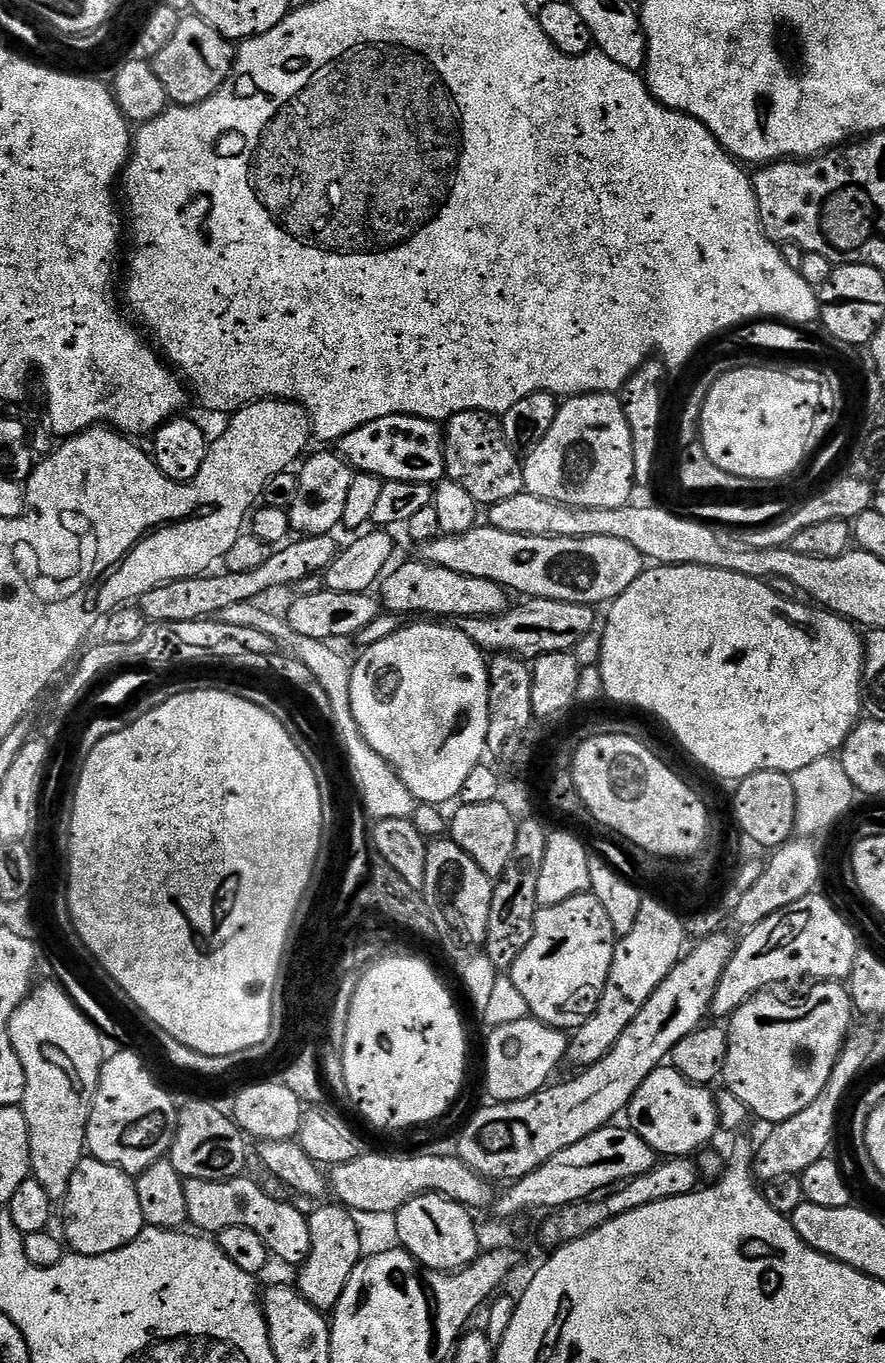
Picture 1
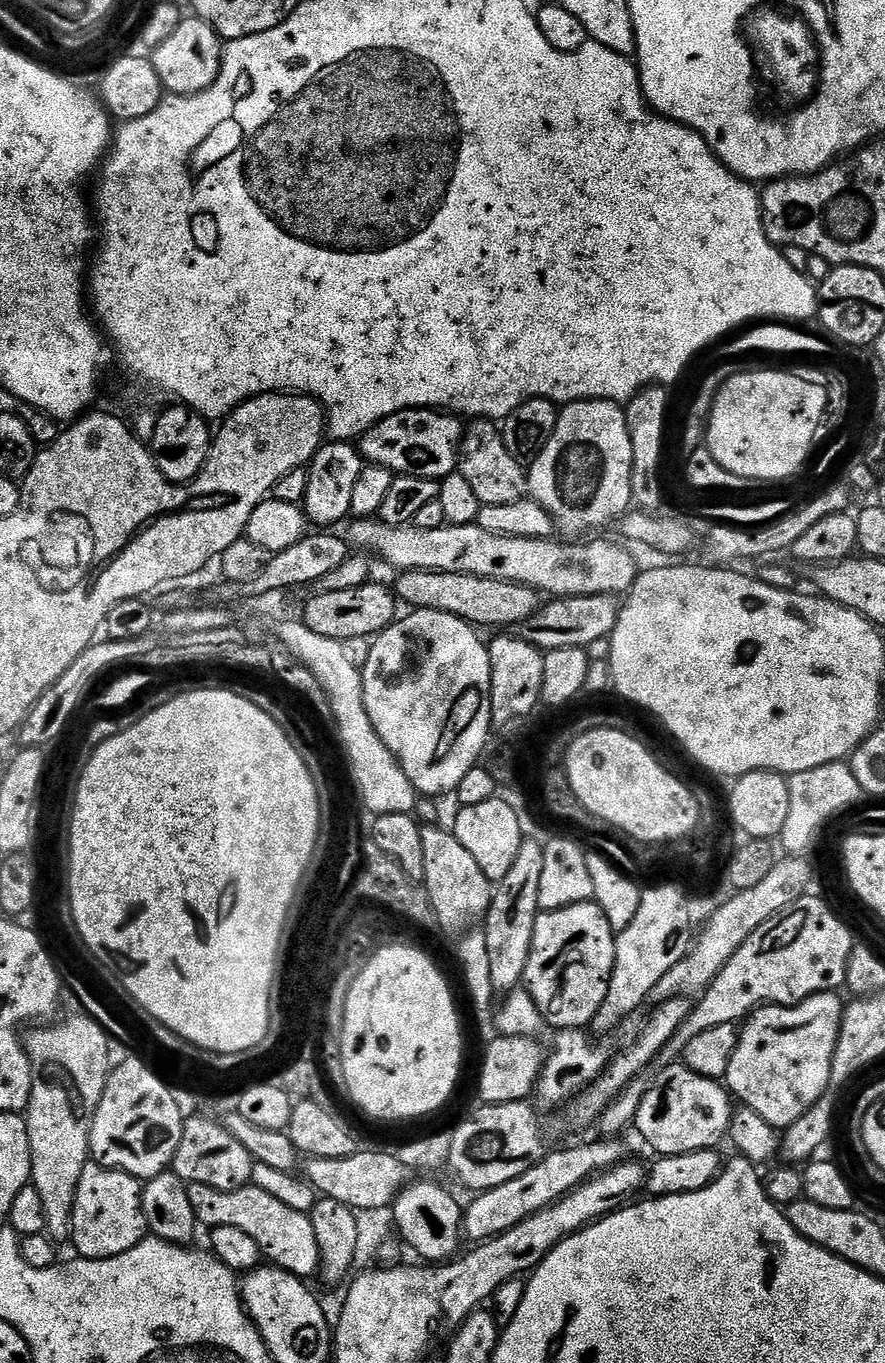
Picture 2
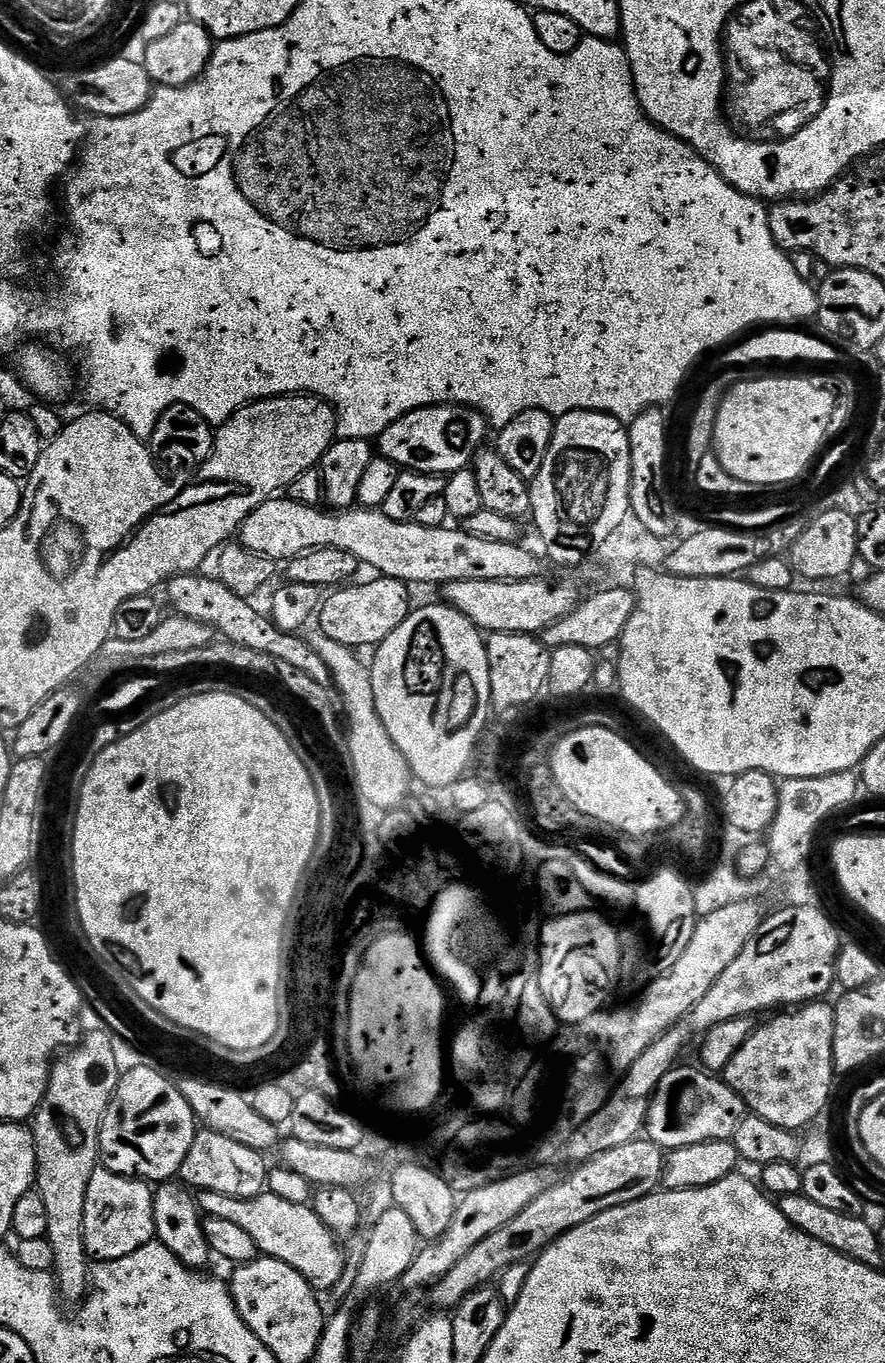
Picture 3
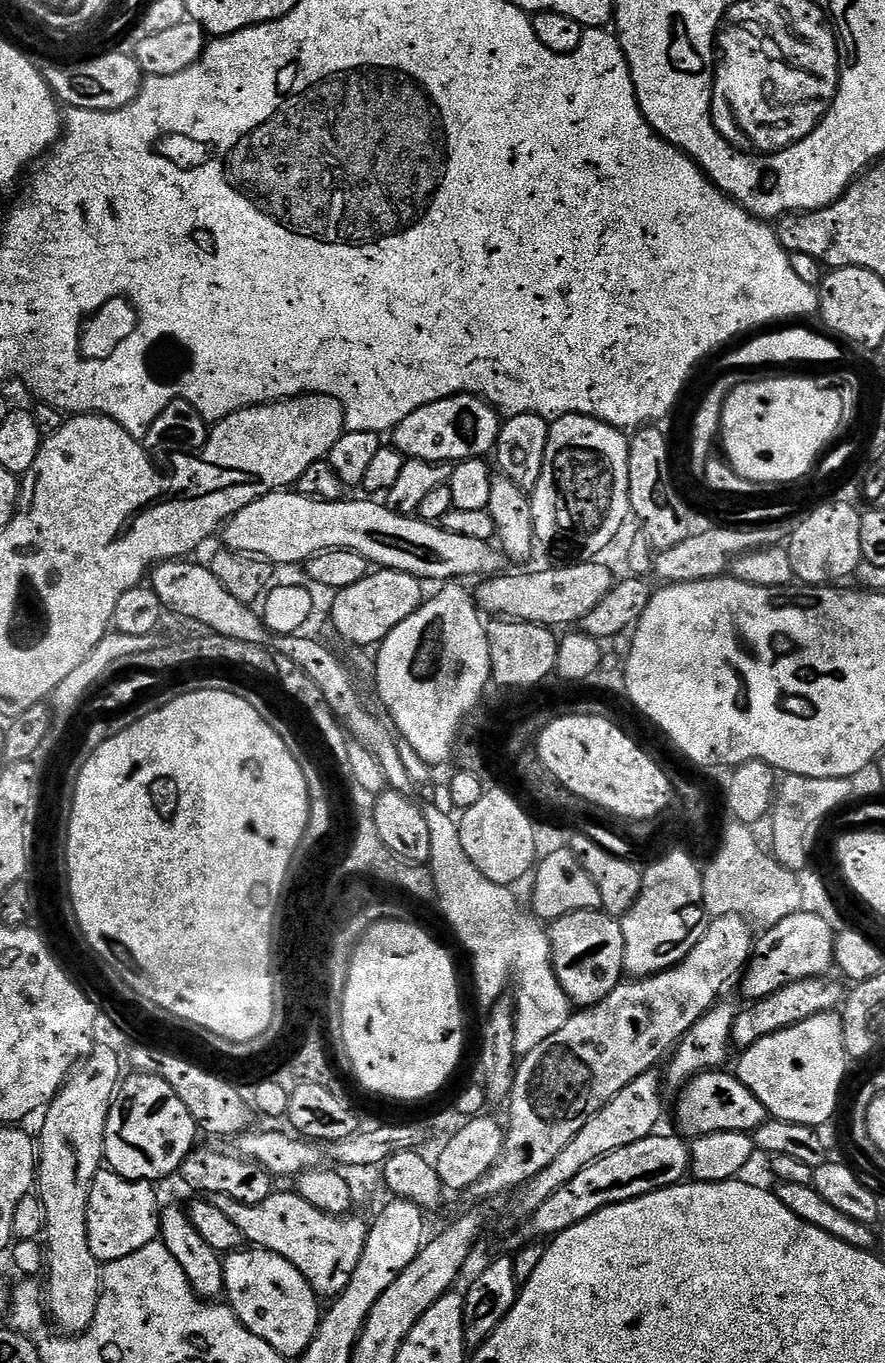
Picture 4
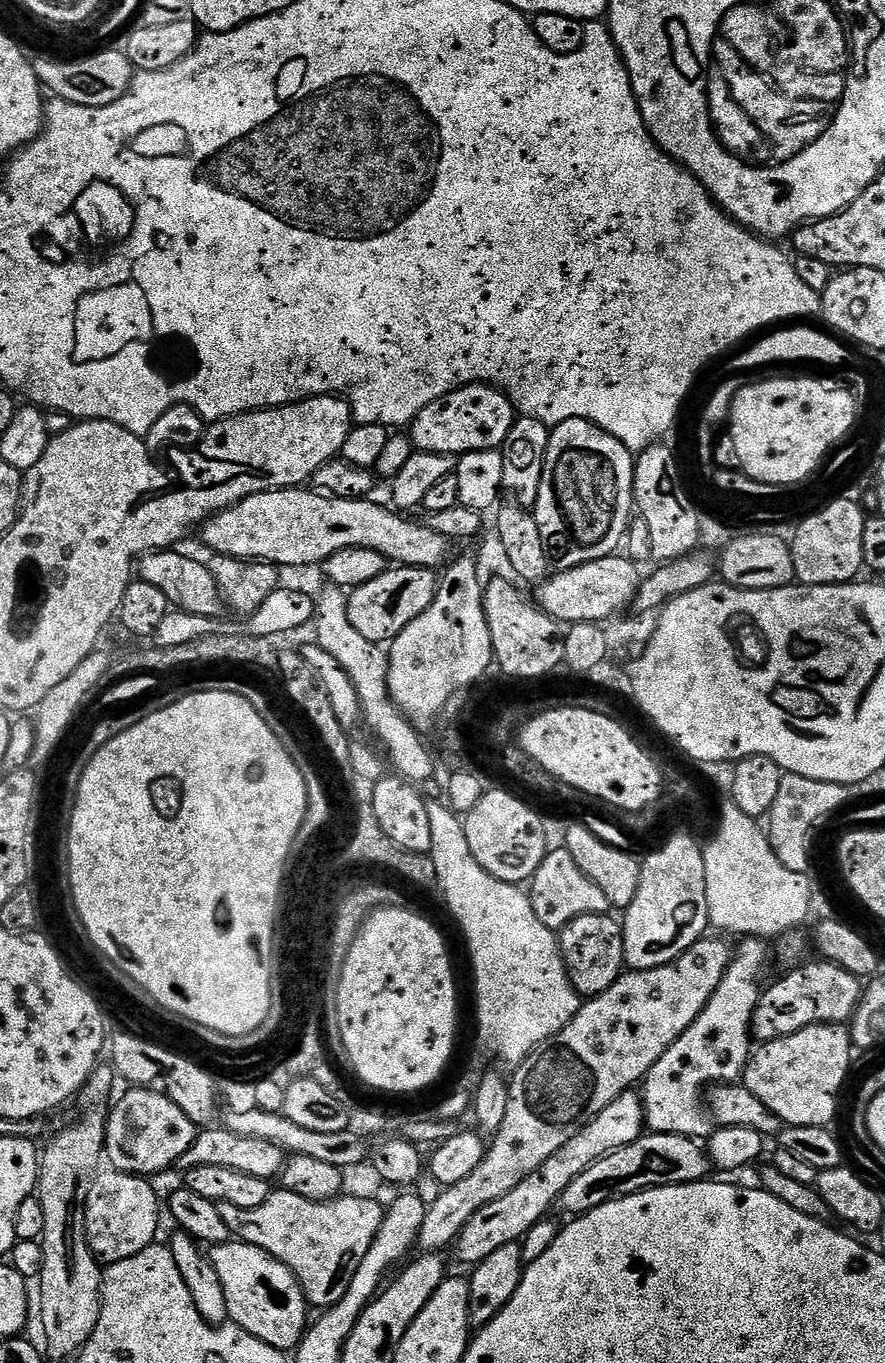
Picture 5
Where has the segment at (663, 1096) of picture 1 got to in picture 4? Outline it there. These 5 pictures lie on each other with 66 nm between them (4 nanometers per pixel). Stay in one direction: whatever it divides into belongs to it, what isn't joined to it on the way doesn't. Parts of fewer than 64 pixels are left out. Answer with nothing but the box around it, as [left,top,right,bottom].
[676,1069,769,1138]

